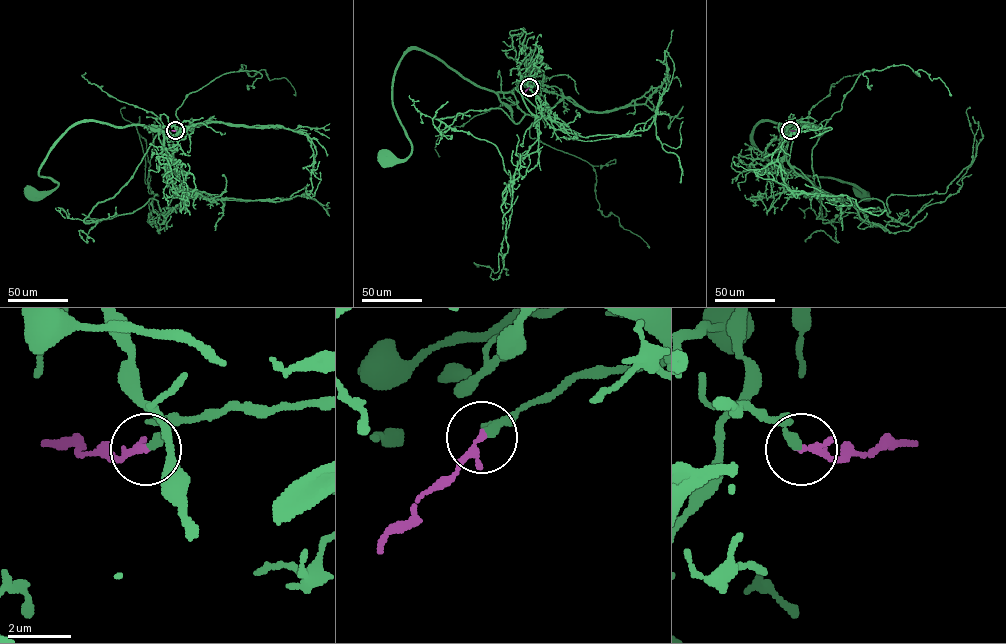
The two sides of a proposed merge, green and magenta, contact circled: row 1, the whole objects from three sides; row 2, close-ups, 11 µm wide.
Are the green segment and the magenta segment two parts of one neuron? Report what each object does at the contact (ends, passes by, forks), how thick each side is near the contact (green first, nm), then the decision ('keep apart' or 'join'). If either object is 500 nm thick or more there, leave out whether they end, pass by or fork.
green ends | magenta ends | 280/240 nm | join

